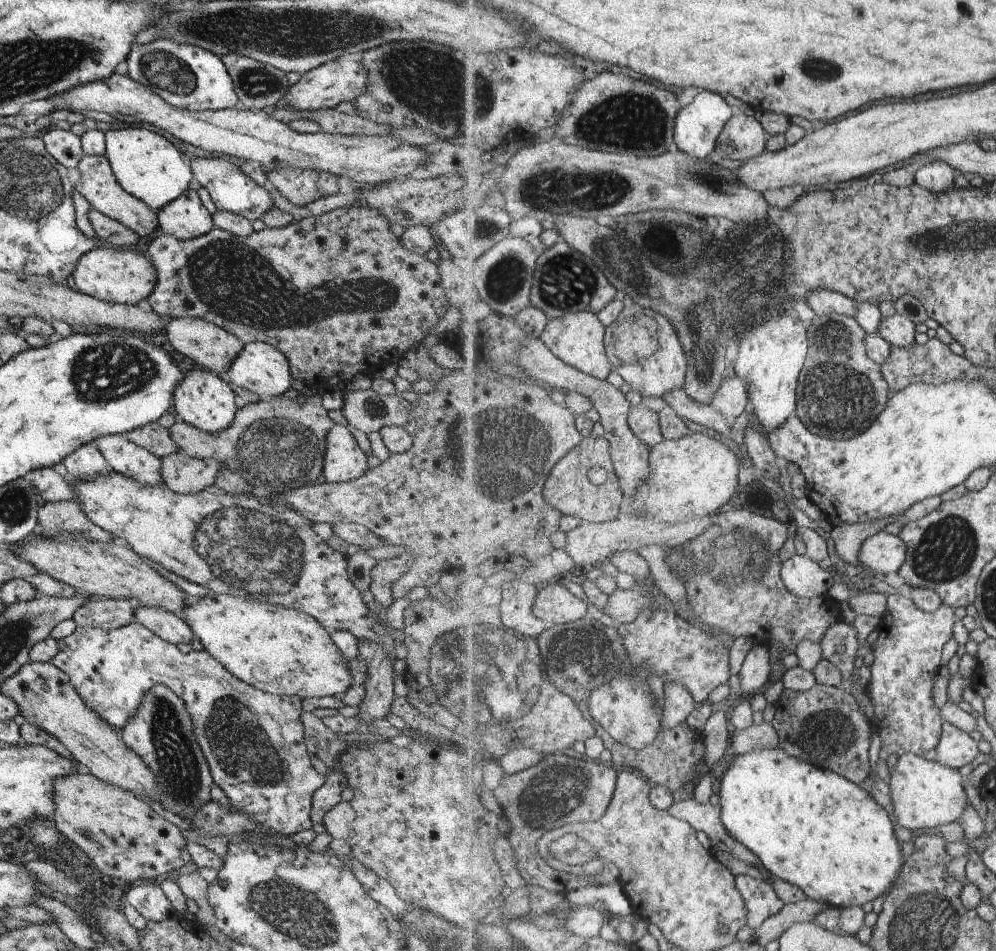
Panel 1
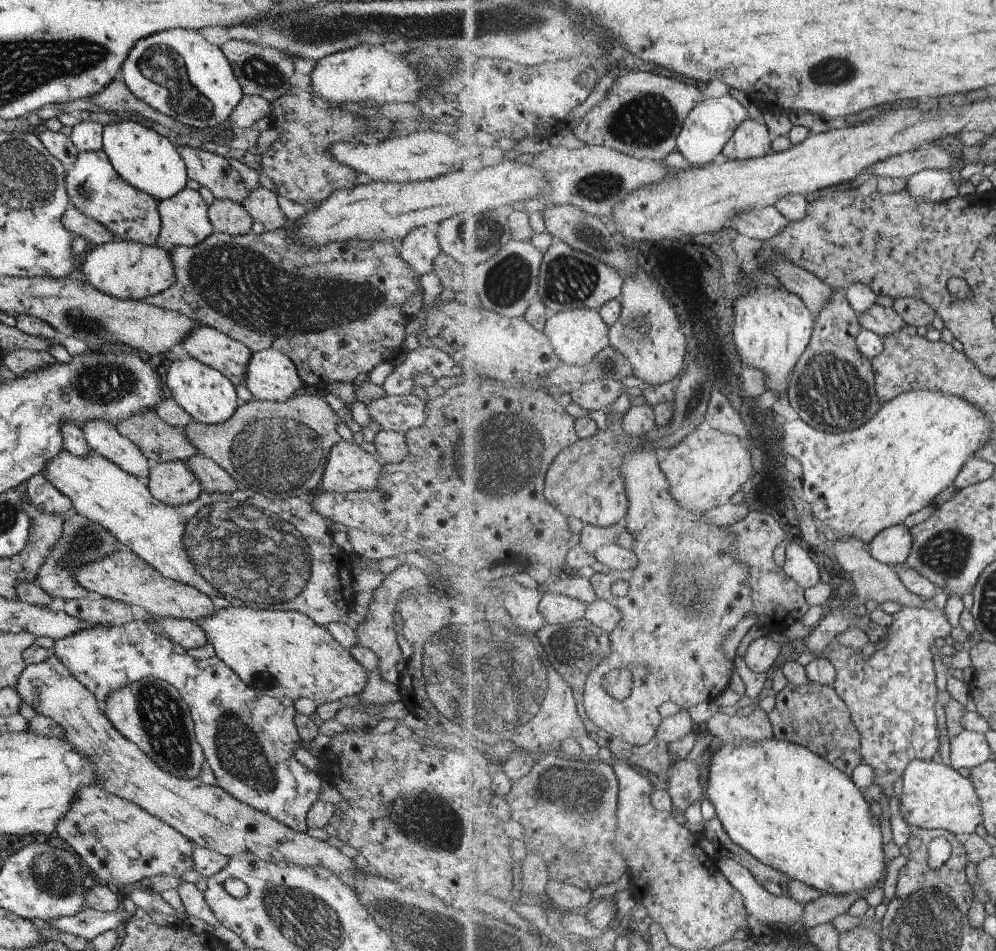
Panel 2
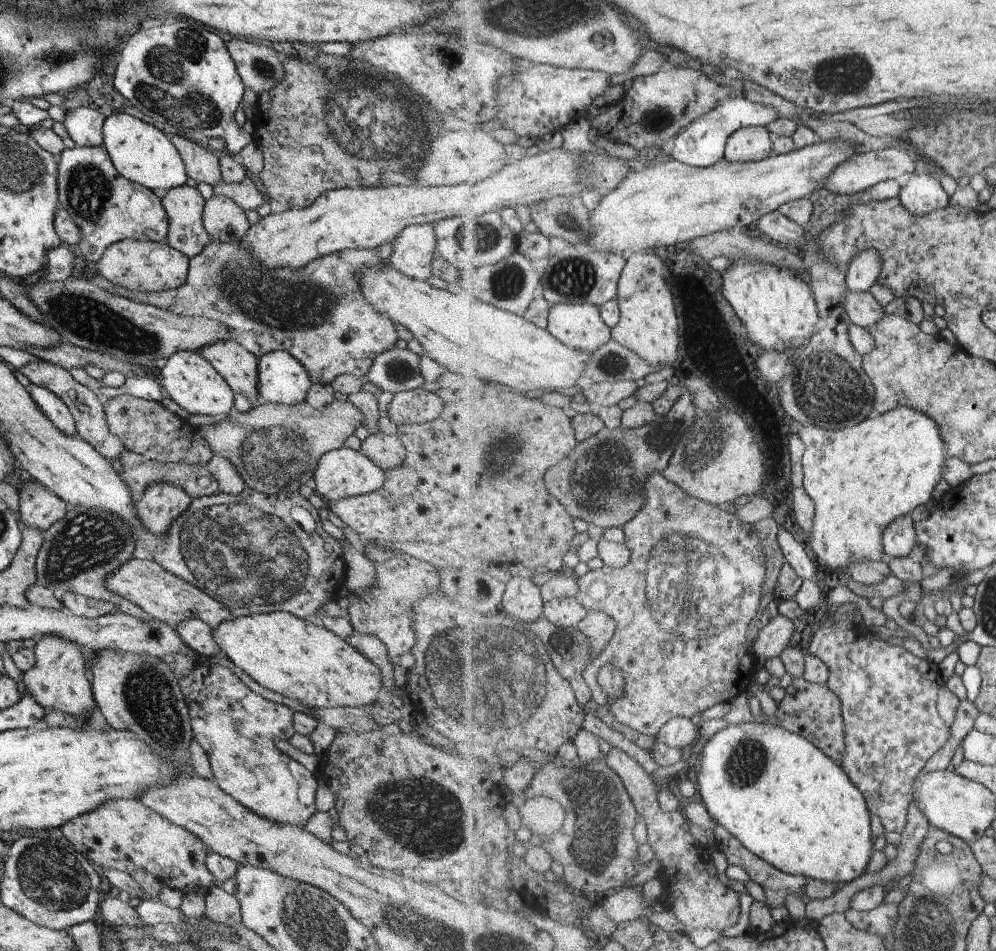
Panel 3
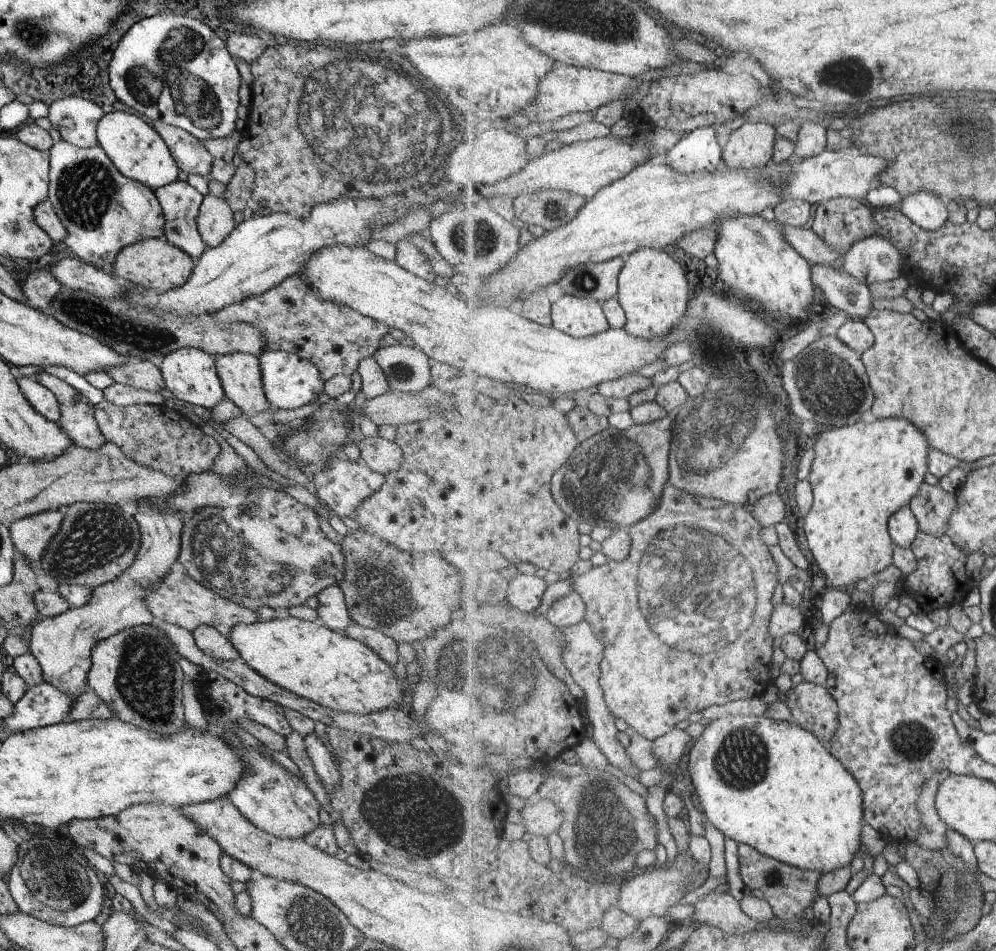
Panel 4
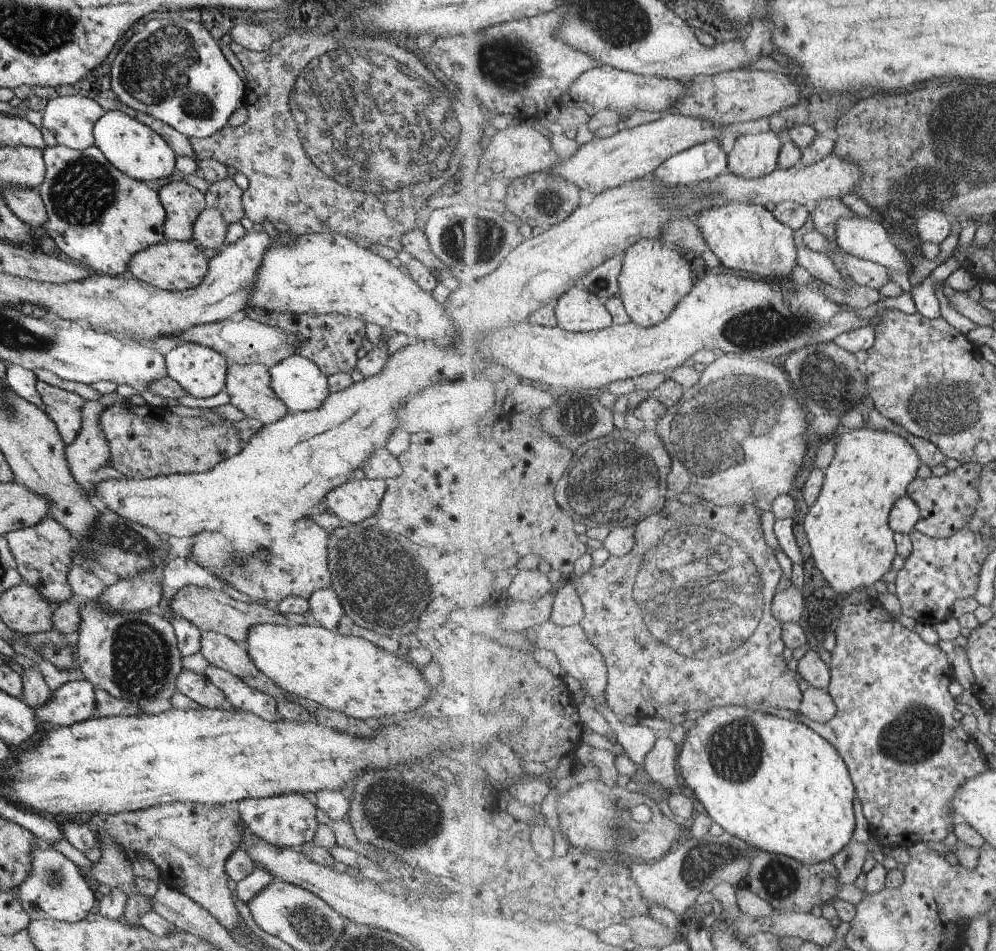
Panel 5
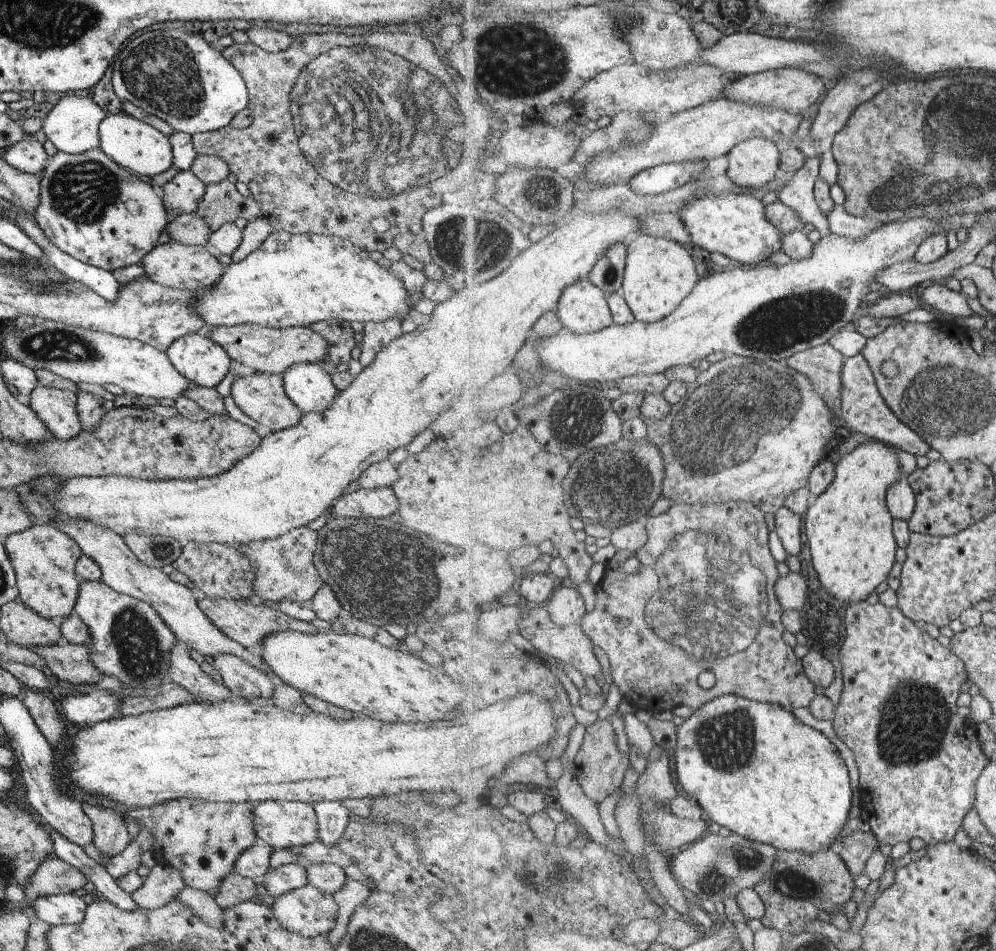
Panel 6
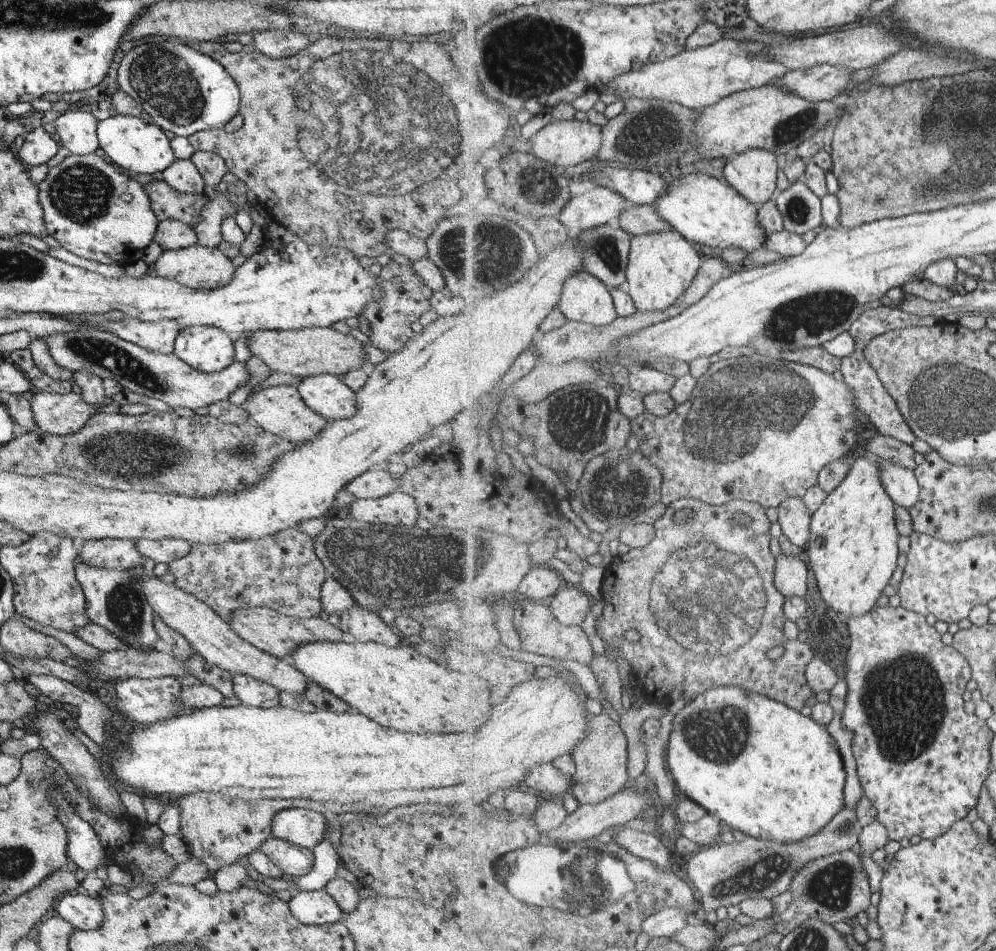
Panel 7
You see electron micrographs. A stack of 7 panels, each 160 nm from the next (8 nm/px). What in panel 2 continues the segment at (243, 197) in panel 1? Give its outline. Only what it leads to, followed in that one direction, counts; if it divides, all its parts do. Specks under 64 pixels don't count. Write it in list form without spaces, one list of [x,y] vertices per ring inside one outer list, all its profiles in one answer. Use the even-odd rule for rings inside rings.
[[[179,145],[176,151],[183,159],[187,178],[207,188],[215,199],[229,199],[240,204],[249,192],[238,172],[235,172],[221,155],[186,145]]]

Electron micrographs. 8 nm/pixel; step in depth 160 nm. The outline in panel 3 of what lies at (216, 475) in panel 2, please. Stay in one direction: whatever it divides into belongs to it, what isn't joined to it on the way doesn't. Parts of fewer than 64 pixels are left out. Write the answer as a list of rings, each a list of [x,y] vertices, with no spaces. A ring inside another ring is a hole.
[[[127,449],[109,462],[114,473],[126,484],[132,501],[139,500],[151,483],[171,483],[186,492],[191,500],[220,492],[217,481],[206,471],[205,466],[160,463]]]

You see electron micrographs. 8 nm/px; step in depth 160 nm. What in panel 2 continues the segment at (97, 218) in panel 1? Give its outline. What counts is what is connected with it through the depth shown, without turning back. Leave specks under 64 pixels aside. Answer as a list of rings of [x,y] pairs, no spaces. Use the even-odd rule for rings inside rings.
[[[67,206],[63,211],[61,222],[73,238],[82,238],[93,246],[99,246],[113,240],[105,227],[88,216],[82,215],[74,206]]]

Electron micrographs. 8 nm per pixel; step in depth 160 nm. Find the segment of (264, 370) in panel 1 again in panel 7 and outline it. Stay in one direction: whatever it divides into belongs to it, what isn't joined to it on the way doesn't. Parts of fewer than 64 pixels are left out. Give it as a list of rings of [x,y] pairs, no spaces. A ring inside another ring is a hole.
[[[311,374],[311,376],[302,377],[303,381],[295,387],[299,398],[303,400],[303,404],[313,410],[315,414],[319,414],[325,420],[342,420],[349,418],[355,414],[355,393],[345,384],[329,374]]]

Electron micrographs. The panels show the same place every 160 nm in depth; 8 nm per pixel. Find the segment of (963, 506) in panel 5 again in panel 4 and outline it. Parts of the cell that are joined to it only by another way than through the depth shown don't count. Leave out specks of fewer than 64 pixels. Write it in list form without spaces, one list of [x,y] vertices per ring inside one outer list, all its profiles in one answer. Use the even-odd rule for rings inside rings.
[[[925,481],[909,505],[921,531],[942,537],[948,531],[952,514],[957,511],[957,491],[946,492],[941,486]]]

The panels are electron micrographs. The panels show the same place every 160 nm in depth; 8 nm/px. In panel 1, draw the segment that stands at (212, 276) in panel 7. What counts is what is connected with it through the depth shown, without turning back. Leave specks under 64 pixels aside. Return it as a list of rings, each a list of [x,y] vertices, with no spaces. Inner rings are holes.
[[[93,247],[82,254],[72,272],[75,290],[92,296],[100,301],[137,305],[147,298],[156,283],[156,268],[150,263],[146,254],[134,248]]]

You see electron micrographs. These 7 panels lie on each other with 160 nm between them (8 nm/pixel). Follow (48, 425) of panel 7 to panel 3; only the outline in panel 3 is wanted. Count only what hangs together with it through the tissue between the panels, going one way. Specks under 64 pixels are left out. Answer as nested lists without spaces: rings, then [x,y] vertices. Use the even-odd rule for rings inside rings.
[[[43,361],[30,363],[18,370],[22,372],[23,376],[27,377],[31,385],[50,390],[65,403],[74,420],[76,435],[81,437],[86,443],[89,443],[95,449],[95,452],[98,452],[103,458],[108,461],[116,459],[118,454],[125,450],[121,441],[115,435],[112,435],[107,428],[101,403],[102,399],[97,397],[95,392],[78,384],[69,375],[69,371]]]

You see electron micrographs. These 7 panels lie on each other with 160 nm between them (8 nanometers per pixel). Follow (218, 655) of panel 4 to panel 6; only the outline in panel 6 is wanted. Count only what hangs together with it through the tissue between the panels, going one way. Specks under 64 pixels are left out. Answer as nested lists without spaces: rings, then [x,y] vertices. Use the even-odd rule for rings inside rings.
[[[219,654],[219,656],[213,656],[211,659],[219,681],[230,691],[231,696],[251,702],[255,702],[257,699],[264,702],[269,701],[275,688],[272,682],[273,677],[250,666],[245,660],[241,660],[237,656],[231,656],[231,654]]]

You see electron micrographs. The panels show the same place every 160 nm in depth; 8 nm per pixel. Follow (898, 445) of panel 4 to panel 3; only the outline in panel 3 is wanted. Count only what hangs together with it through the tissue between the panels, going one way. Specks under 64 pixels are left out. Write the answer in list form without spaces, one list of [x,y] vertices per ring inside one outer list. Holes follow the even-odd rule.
[[[899,407],[841,430],[806,426],[799,430],[805,450],[803,466],[805,490],[816,504],[810,546],[817,562],[833,571],[847,571],[851,562],[888,559],[883,534],[894,520],[911,514],[917,507],[933,500],[935,487],[944,478],[949,457],[948,446],[941,436],[938,422],[911,407]]]

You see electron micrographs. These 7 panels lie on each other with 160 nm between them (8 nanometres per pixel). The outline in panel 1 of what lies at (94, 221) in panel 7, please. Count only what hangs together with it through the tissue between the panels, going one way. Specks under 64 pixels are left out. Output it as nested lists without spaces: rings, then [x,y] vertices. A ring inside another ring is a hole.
[[[104,154],[99,156],[83,155],[76,167],[79,172],[79,182],[75,183],[73,190],[77,191],[89,203],[91,209],[122,224],[123,227],[134,232],[138,238],[153,234],[153,230],[158,226],[156,211],[151,210],[141,200],[127,194],[119,186]]]

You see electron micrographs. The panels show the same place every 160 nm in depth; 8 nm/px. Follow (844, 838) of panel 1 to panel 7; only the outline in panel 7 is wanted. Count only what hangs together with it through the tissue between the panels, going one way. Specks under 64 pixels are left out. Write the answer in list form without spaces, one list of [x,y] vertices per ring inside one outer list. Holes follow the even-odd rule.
[[[717,686],[717,688],[701,694],[696,700],[686,702],[684,708],[676,715],[675,720],[673,720],[667,750],[667,763],[673,775],[675,785],[680,790],[681,797],[686,796],[690,800],[695,801],[696,804],[707,809],[708,814],[719,818],[722,824],[726,825],[730,830],[743,832],[749,837],[775,840],[783,842],[783,844],[801,842],[801,840],[811,838],[811,836],[815,836],[815,834],[821,832],[845,808],[843,788],[845,788],[847,772],[845,772],[843,758],[841,758],[841,752],[837,748],[837,742],[829,734],[829,730],[824,725],[818,724],[811,716],[803,716],[801,712],[790,708],[783,702],[769,698],[765,694],[747,692],[743,688]]]

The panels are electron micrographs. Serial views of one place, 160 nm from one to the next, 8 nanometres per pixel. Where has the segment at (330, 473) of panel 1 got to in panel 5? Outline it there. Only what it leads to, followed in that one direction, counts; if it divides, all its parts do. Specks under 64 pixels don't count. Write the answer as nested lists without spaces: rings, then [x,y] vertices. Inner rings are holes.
[[[349,479],[326,493],[322,509],[342,522],[359,524],[364,518],[376,514],[385,489],[386,481],[383,479]]]

